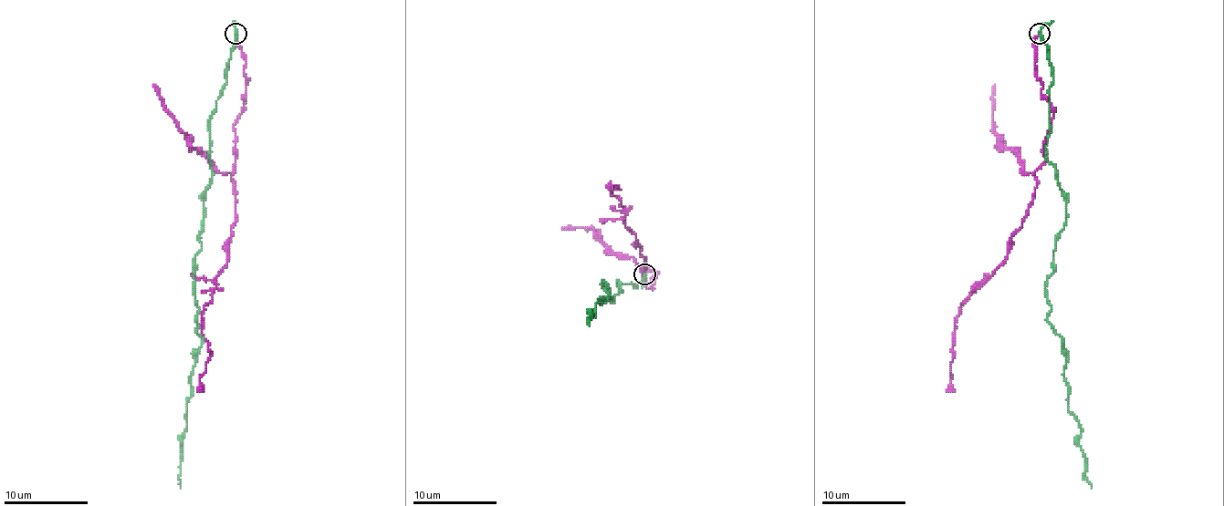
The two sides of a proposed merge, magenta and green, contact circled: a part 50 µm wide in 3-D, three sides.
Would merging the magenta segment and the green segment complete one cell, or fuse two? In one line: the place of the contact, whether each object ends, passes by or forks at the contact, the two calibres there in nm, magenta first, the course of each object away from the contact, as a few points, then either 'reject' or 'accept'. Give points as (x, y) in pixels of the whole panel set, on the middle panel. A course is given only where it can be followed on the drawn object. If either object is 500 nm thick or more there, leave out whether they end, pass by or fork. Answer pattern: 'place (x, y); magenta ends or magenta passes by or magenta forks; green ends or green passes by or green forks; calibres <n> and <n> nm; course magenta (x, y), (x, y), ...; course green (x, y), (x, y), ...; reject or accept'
place (644, 273); magenta ends; green passes by; calibres 120 and 200 nm; course magenta (646, 273), (654, 269), (650, 288), (642, 283), (637, 242), (611, 190), (619, 187), (608, 185), (612, 190); course green (643, 273), (635, 288), (619, 280), (621, 290), (612, 301), (604, 280), (611, 299), (595, 303), (589, 325); reject

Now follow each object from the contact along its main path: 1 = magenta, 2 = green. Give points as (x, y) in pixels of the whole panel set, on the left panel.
1: (237, 34), (245, 95), (233, 126), (228, 259), (204, 307), (202, 335), (210, 353), (199, 378), (204, 391)
2: (235, 34), (223, 95), (210, 119), (212, 179), (195, 256), (202, 341), (191, 376), (180, 488)

